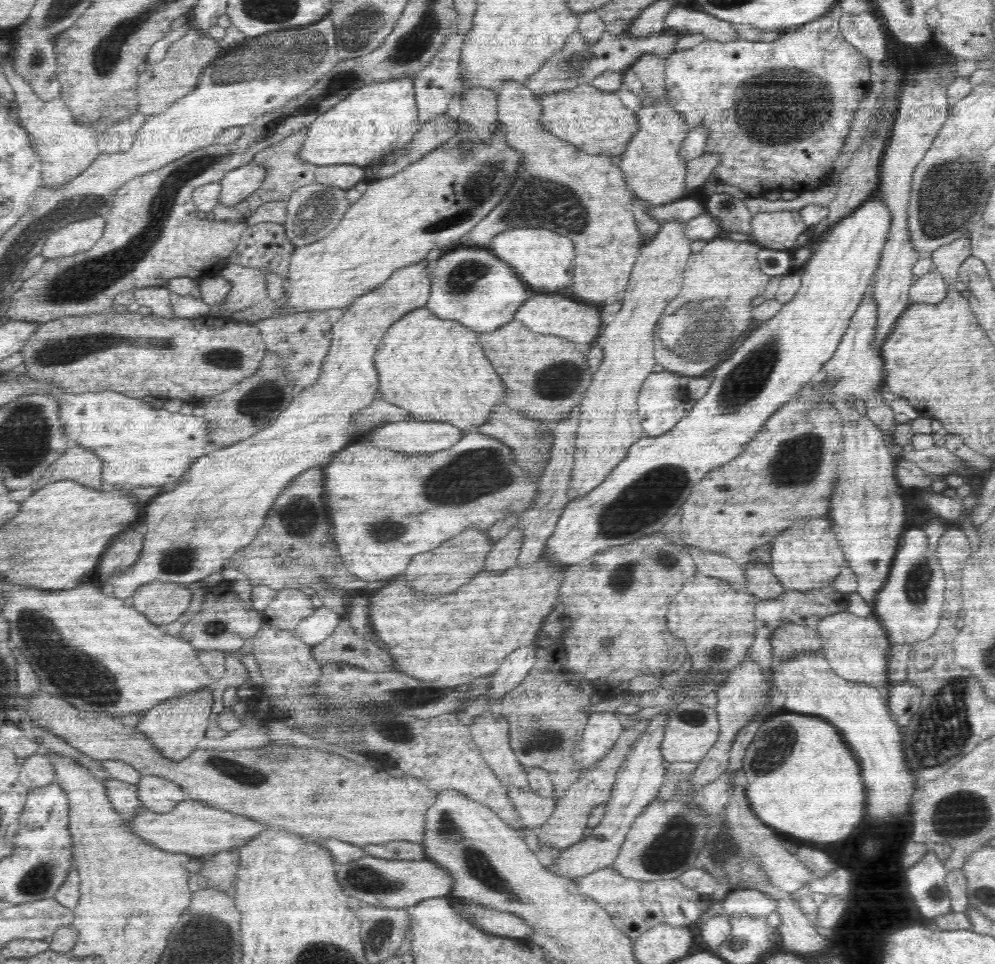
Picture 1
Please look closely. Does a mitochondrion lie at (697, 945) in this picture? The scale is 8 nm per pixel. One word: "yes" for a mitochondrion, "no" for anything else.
no

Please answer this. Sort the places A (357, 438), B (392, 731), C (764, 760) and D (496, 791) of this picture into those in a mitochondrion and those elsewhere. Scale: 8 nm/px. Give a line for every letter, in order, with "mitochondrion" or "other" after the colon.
A: other
B: mitochondrion
C: mitochondrion
D: other

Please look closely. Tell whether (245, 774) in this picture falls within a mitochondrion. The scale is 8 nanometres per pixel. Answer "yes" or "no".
yes

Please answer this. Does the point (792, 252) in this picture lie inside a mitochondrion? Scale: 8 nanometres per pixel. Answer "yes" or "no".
no

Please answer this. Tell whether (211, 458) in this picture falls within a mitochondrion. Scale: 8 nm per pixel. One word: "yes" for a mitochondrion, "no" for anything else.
no

